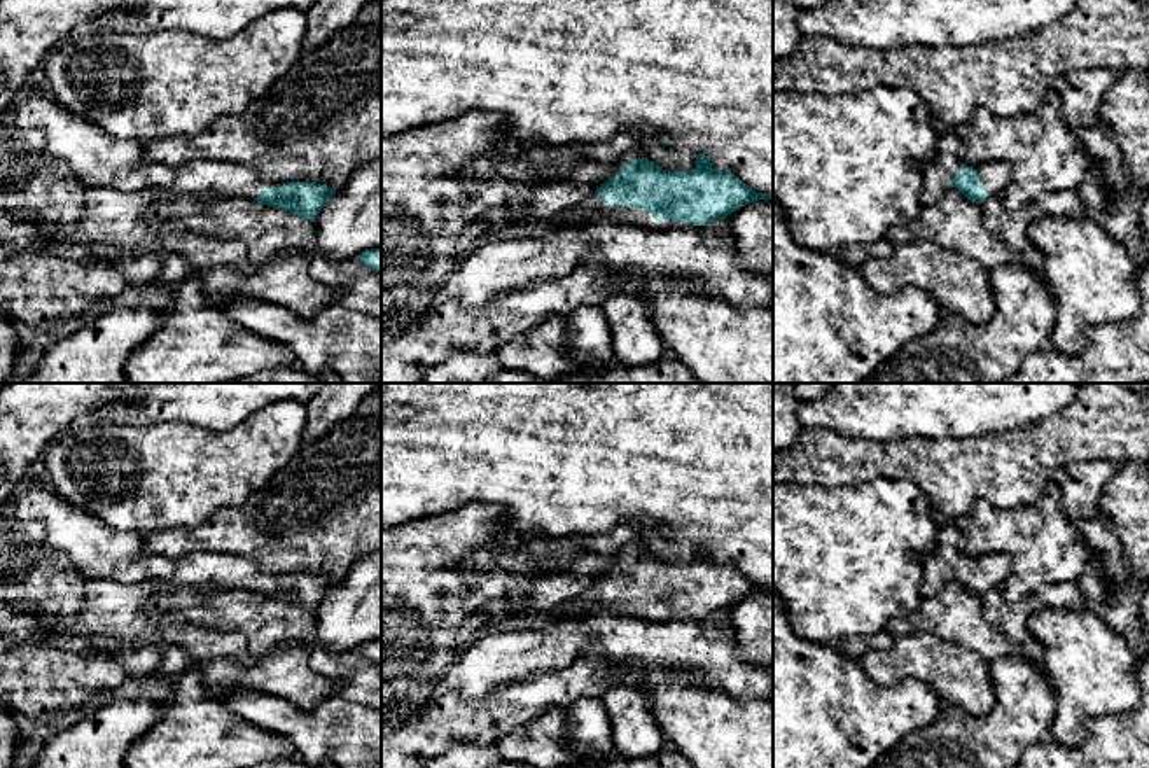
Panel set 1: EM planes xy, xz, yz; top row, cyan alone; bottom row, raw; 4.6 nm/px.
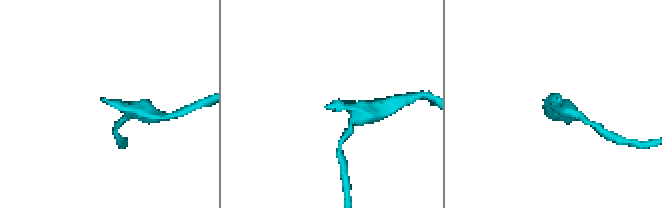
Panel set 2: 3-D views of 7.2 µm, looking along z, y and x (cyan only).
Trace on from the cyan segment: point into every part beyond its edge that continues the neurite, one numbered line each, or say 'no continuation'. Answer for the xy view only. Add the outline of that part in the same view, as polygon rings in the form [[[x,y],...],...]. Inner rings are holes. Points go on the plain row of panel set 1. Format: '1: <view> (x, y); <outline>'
1: xy (97, 551); [[[26,483],[3,507],[21,521],[44,525],[47,544],[65,553],[72,570],[87,581],[135,584],[156,579],[177,588],[240,588],[262,586],[257,562],[238,555],[198,551],[182,558],[147,555],[143,534],[114,530],[82,507],[70,506],[45,483]]]

